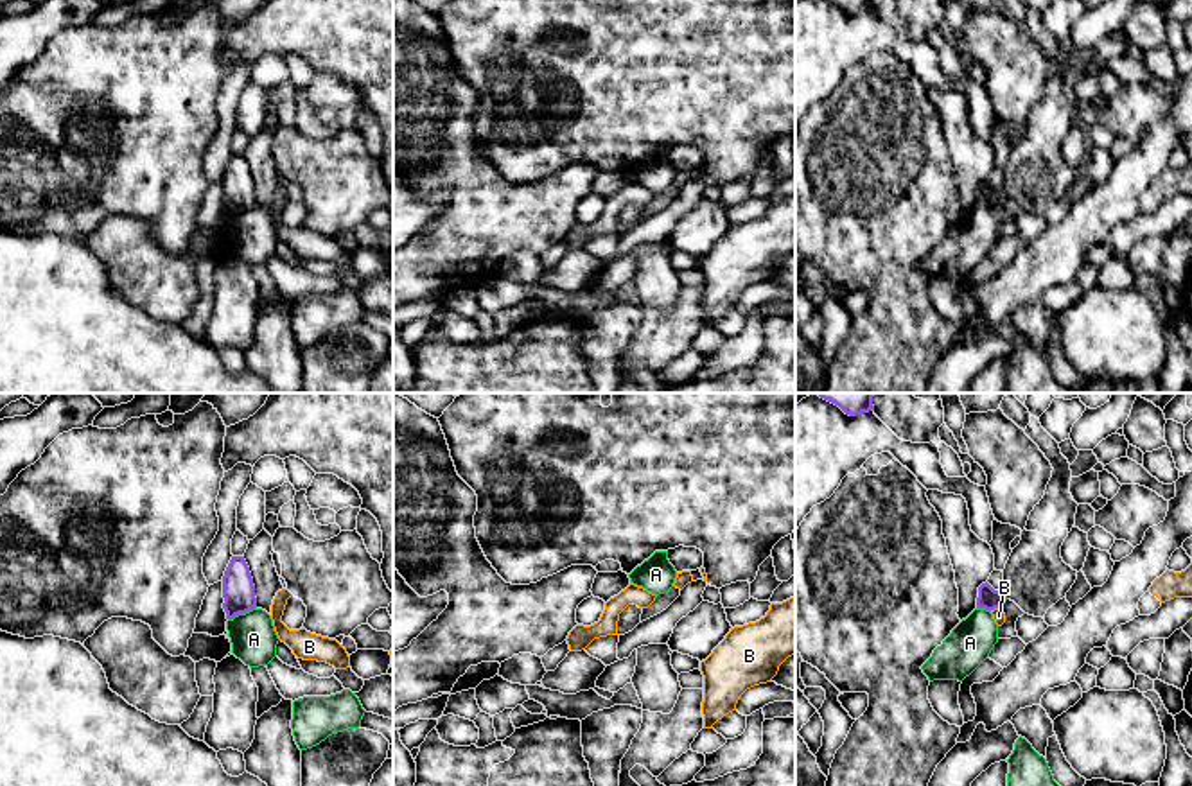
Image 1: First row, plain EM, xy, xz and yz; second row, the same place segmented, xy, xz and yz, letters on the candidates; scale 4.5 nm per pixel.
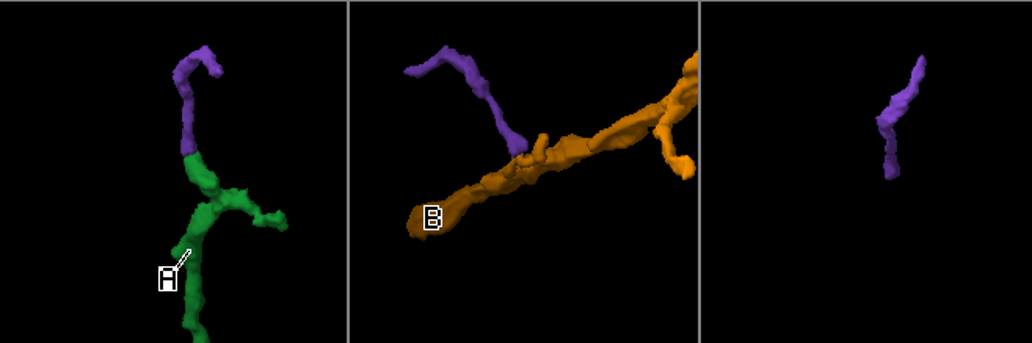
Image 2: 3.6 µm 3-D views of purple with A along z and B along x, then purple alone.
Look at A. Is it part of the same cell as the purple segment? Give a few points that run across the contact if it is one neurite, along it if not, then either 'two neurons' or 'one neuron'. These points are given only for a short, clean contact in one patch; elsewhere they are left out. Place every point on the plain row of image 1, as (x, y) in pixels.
line xy (255, 205), (228, 218); two neurons

